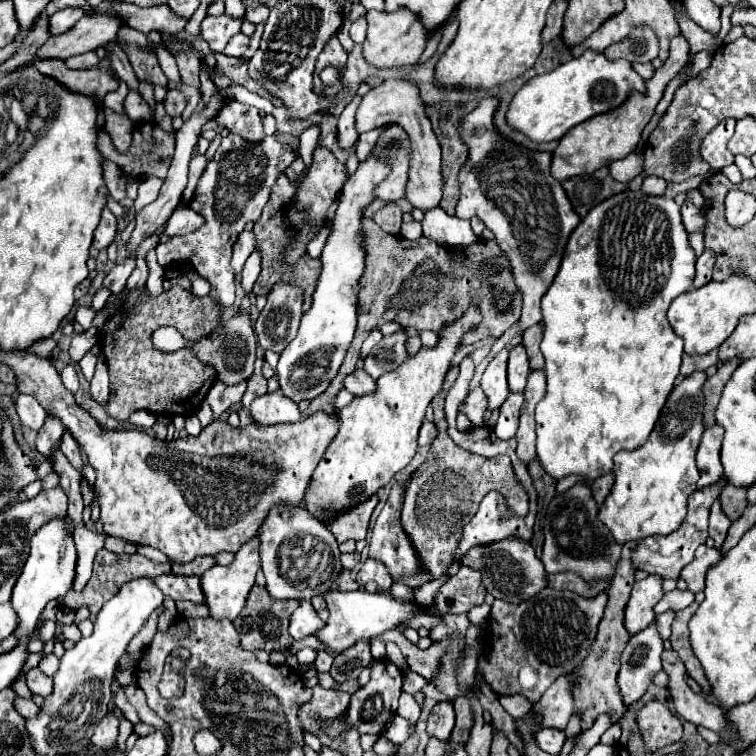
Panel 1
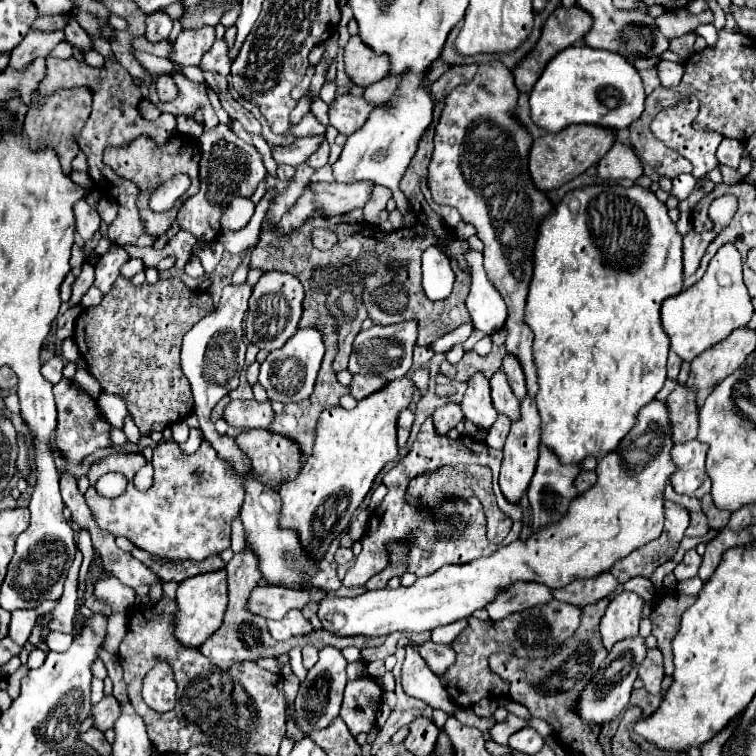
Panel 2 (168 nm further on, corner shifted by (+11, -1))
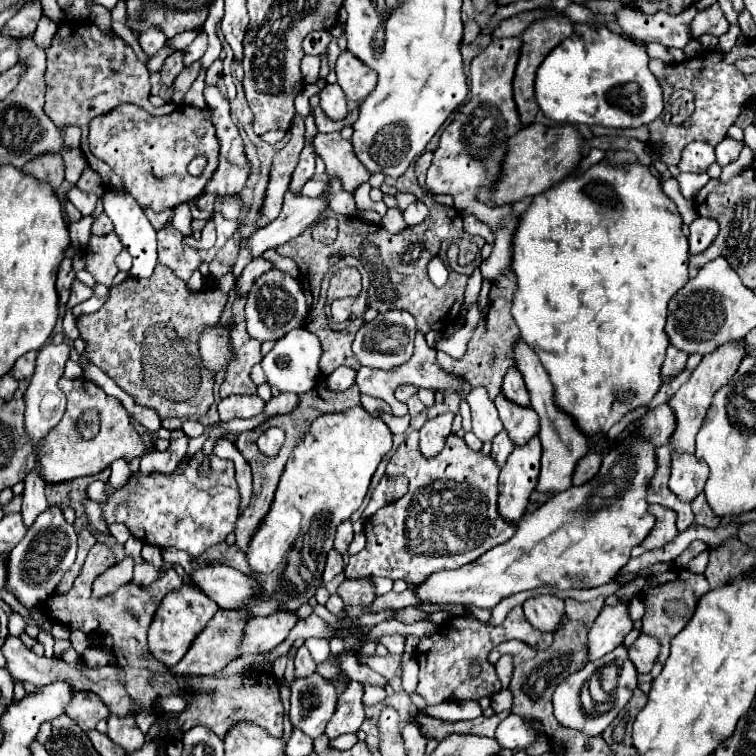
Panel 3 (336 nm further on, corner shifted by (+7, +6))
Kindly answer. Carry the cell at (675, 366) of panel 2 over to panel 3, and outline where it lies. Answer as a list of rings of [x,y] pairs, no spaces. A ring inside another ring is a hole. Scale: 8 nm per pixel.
[[[668,347],[668,353],[666,353],[666,361],[662,365],[662,375],[664,377],[674,377],[678,375],[680,371],[684,371],[686,367],[686,359],[688,359],[688,353],[676,349],[676,347]]]

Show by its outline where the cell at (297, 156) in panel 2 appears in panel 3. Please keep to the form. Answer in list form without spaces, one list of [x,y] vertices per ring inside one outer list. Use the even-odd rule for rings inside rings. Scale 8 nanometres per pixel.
[[[316,133],[312,147],[326,163],[326,173],[340,177],[346,191],[354,191],[360,183],[368,181],[366,167],[356,159],[350,141],[342,139],[340,133]]]

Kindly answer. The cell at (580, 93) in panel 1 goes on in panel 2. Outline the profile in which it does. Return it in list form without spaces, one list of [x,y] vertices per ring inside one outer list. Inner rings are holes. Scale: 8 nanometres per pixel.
[[[576,44],[564,48],[556,54],[542,72],[542,78],[534,84],[530,94],[530,110],[536,126],[548,132],[560,132],[570,124],[594,124],[608,130],[628,128],[644,112],[644,86],[638,70],[618,54],[608,54],[608,50],[592,50],[590,46]]]

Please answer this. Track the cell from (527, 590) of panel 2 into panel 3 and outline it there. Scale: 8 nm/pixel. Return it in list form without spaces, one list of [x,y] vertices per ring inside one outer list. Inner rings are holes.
[[[536,595],[524,601],[526,619],[540,631],[554,631],[564,615],[564,599],[556,595]]]

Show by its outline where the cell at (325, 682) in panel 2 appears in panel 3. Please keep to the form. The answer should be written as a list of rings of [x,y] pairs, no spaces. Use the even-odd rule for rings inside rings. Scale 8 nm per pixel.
[[[320,673],[296,679],[292,683],[292,707],[290,721],[296,729],[316,739],[324,733],[328,721],[336,713],[338,693],[332,681]]]

